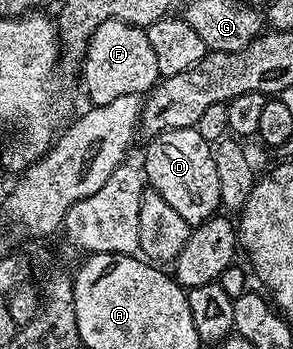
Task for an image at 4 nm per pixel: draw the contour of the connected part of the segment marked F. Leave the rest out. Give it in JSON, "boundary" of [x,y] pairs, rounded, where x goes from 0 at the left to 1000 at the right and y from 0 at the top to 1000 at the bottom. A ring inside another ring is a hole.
{"boundary":[[[355,60],[314,92],[280,166],[287,255],[314,301],[375,295],[416,272],[502,269],[549,229],[539,169],[512,138],[502,92],[427,60]]]}

